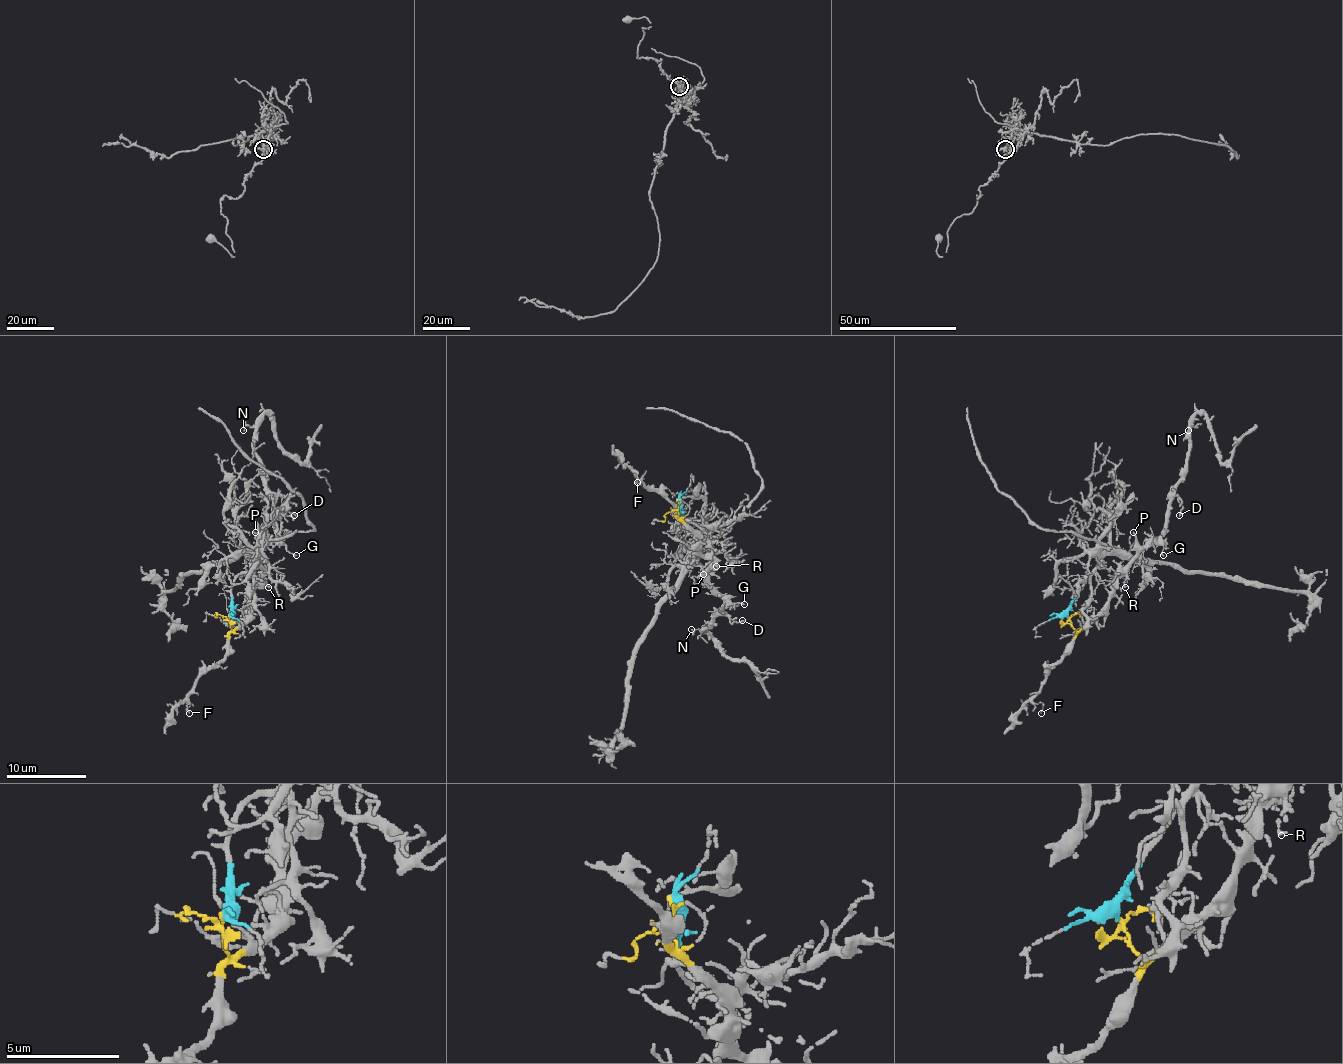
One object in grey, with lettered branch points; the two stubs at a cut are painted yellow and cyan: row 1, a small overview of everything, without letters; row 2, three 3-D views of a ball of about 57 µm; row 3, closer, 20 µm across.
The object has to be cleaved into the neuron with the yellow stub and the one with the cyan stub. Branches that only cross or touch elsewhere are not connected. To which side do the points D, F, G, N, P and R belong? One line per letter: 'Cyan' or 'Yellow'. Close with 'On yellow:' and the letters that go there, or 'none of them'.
D: Yellow
F: Yellow
G: Yellow
N: Yellow
P: Yellow
R: Yellow
On yellow: D, F, G, N, P, R

